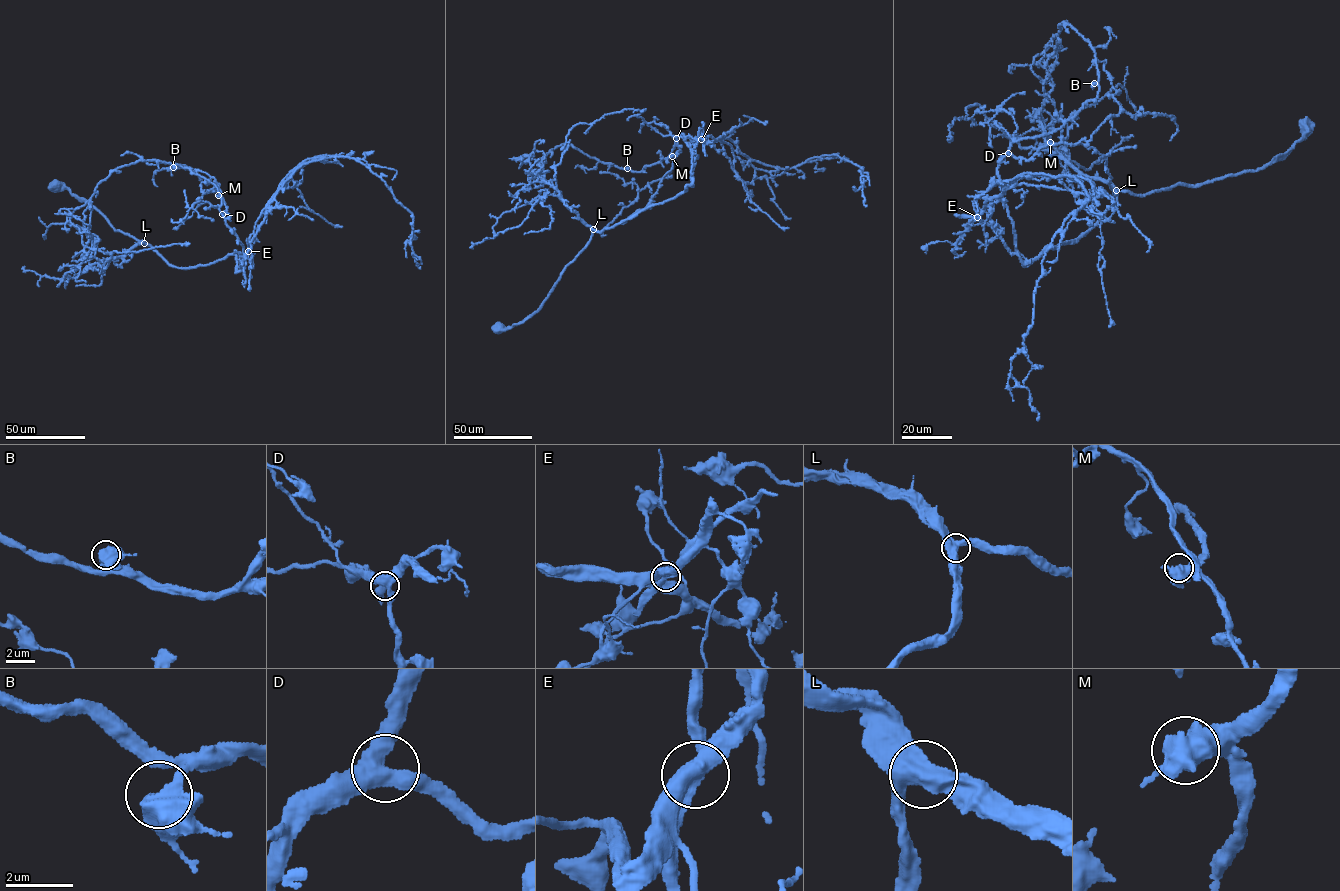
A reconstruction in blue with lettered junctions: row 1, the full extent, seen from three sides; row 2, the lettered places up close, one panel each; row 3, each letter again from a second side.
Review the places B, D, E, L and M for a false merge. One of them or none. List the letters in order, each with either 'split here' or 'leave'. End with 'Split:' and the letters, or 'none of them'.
B: leave
D: leave
E: split here
L: leave
M: leave
Split: E

